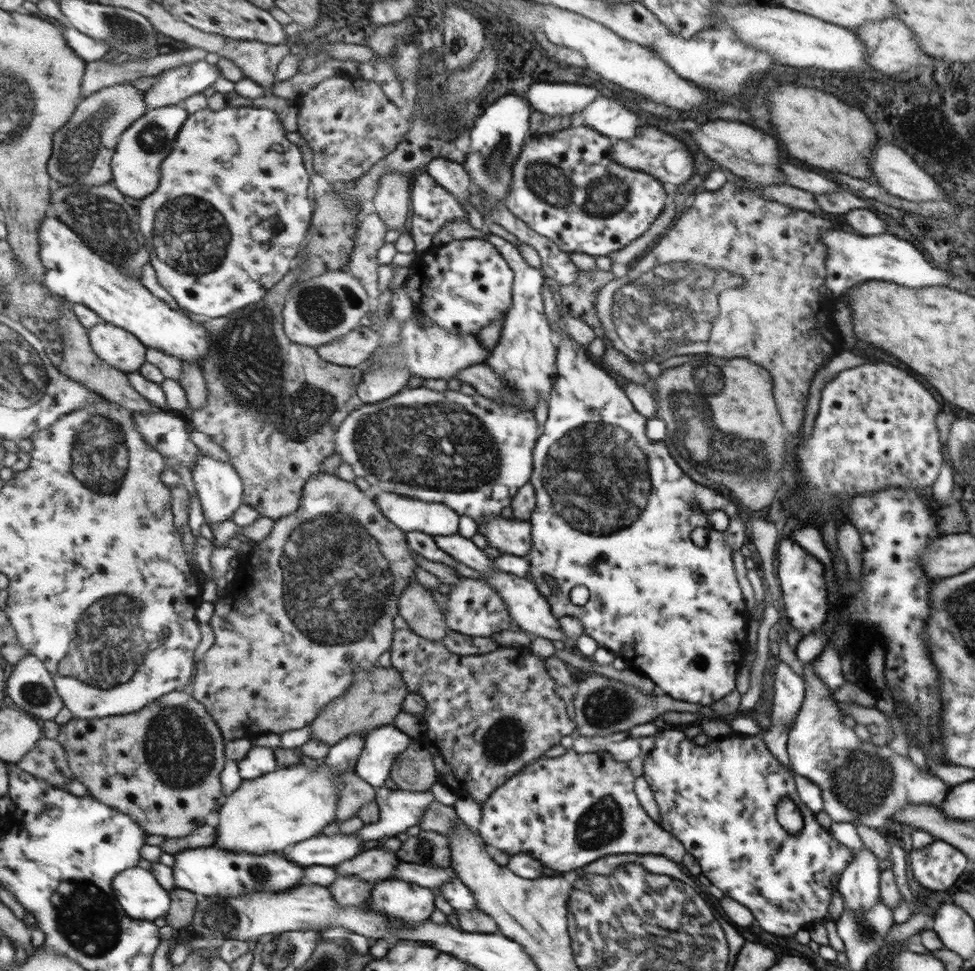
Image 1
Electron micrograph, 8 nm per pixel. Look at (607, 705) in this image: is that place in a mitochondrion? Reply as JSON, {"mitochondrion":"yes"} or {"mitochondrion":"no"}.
{"mitochondrion":"yes"}

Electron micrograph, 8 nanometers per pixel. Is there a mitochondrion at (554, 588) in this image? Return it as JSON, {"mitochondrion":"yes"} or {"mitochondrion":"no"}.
{"mitochondrion":"no"}

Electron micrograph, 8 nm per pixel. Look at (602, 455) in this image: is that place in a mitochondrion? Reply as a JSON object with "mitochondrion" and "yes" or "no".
{"mitochondrion":"yes"}

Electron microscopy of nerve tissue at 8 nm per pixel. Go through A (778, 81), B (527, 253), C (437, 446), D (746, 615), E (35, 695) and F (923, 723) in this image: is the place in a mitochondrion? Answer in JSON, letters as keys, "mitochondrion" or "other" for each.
{"A":"other","B":"other","C":"mitochondrion","D":"other","E":"mitochondrion","F":"other"}

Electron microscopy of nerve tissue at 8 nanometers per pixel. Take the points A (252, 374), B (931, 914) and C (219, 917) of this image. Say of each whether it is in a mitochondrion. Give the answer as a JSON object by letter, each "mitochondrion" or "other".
{"A":"mitochondrion","B":"other","C":"mitochondrion"}

